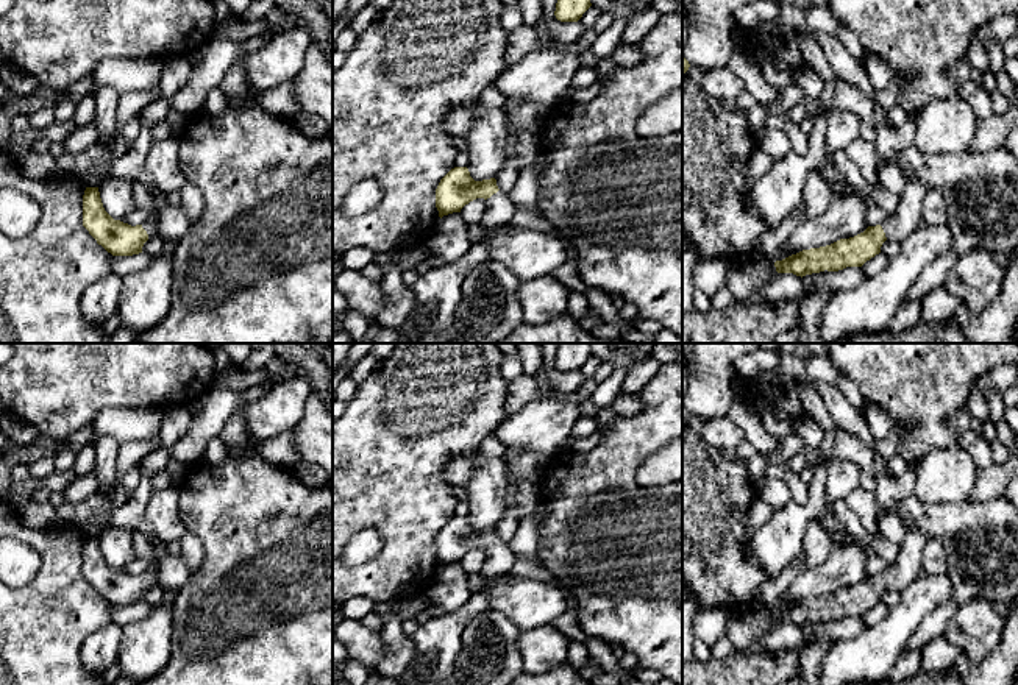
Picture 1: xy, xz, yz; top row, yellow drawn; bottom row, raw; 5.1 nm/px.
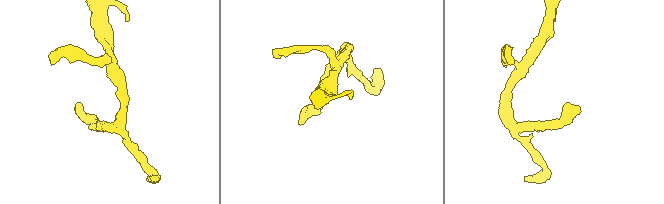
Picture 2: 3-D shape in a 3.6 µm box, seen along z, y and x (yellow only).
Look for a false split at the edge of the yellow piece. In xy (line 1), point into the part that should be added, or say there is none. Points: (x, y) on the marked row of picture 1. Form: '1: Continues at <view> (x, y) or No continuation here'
1: Continues at xy (150, 225)

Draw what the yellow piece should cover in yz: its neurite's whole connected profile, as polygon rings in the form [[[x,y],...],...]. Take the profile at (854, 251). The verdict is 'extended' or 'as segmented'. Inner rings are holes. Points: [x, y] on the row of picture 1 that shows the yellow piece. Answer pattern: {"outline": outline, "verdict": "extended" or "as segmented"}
{"outline": [[[907,181],[898,209],[876,226],[868,226],[863,232],[840,239],[831,245],[803,250],[782,261],[776,261],[778,273],[793,273],[806,276],[820,272],[838,272],[846,267],[862,267],[867,261],[881,253],[885,240],[902,242],[924,222],[921,218],[921,203],[929,186],[923,181]]], "verdict": "extended"}

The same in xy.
{"outline": [[[86,187],[84,190],[83,226],[112,256],[139,254],[142,253],[144,243],[158,234],[155,214],[136,226],[114,220],[103,208],[98,187]]], "verdict": "extended"}

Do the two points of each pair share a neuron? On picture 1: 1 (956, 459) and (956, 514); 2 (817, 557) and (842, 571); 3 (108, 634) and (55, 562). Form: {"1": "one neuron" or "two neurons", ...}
{"1": "two neurons", "2": "two neurons", "3": "two neurons"}

